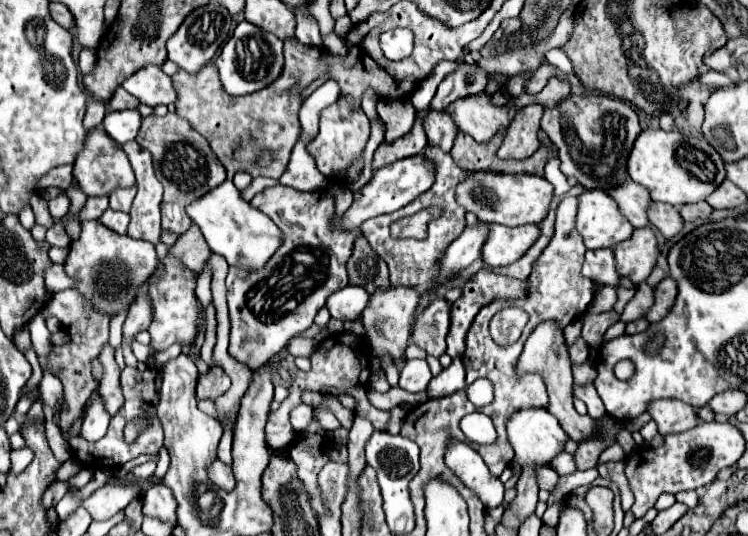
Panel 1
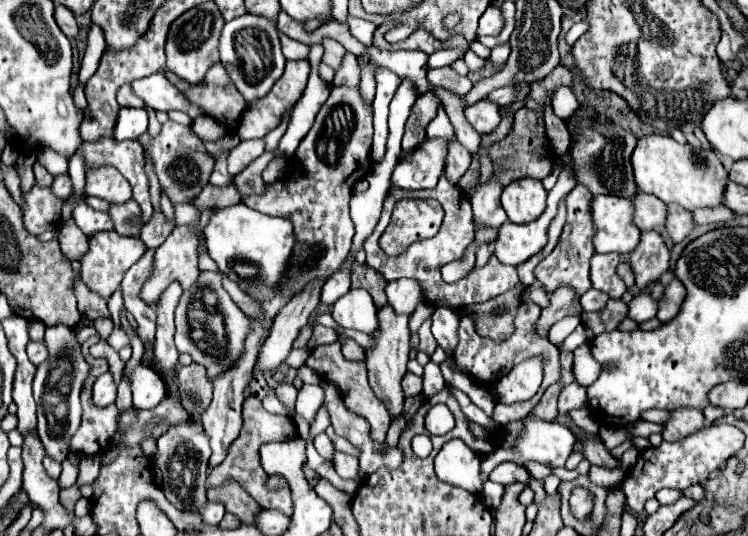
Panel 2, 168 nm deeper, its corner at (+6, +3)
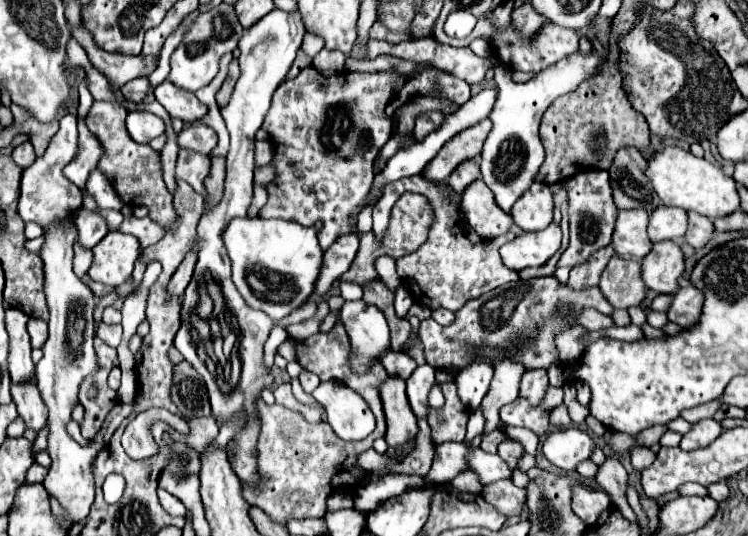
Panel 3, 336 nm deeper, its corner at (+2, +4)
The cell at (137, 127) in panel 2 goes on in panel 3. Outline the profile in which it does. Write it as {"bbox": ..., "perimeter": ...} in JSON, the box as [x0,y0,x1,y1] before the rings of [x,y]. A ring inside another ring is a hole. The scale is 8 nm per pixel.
{"bbox":[126,111,164,143],"perimeter":[[[130,111],[126,117],[126,129],[136,143],[148,143],[164,133],[164,121],[148,111]]]}

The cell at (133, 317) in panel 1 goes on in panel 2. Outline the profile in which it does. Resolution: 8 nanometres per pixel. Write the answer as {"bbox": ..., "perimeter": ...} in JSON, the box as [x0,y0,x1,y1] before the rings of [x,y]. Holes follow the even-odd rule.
{"bbox":[142,224,198,300],"perimeter":[[[176,224],[166,242],[156,250],[154,274],[142,288],[142,300],[158,298],[162,288],[160,282],[180,280],[184,288],[190,288],[198,278],[198,236],[192,226]]]}

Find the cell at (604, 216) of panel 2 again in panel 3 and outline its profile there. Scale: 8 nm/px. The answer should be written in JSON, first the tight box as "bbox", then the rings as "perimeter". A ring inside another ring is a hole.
{"bbox":[612,209,652,259],"perimeter":[[[620,209],[612,235],[612,247],[618,255],[630,255],[642,259],[648,255],[652,241],[646,235],[648,213],[638,209]]]}

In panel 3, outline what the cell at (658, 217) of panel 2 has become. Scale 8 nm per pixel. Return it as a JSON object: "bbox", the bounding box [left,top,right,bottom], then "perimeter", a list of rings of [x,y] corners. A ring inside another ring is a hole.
{"bbox":[648,205,688,241],"perimeter":[[[660,205],[650,213],[648,237],[652,241],[664,241],[664,239],[678,241],[684,239],[686,225],[688,225],[688,217],[684,209]]]}

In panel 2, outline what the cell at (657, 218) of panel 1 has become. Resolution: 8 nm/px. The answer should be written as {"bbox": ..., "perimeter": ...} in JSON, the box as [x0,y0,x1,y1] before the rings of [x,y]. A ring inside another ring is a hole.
{"bbox":[666,204,694,242],"perimeter":[[[668,204],[668,220],[666,220],[666,230],[674,242],[682,242],[694,228],[692,212],[684,210],[678,204]]]}

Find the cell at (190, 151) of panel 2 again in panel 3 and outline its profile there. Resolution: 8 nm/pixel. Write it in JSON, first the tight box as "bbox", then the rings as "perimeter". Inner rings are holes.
{"bbox":[174,147,212,193],"perimeter":[[[180,147],[174,177],[190,183],[198,193],[204,193],[204,183],[202,181],[210,171],[210,163],[212,161],[210,161],[208,155]]]}

